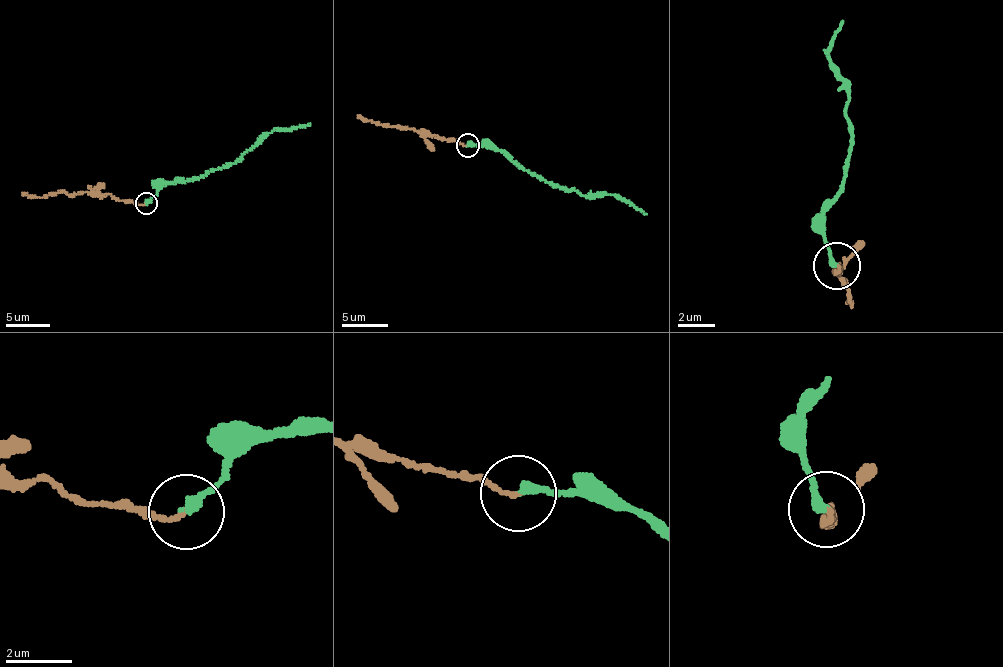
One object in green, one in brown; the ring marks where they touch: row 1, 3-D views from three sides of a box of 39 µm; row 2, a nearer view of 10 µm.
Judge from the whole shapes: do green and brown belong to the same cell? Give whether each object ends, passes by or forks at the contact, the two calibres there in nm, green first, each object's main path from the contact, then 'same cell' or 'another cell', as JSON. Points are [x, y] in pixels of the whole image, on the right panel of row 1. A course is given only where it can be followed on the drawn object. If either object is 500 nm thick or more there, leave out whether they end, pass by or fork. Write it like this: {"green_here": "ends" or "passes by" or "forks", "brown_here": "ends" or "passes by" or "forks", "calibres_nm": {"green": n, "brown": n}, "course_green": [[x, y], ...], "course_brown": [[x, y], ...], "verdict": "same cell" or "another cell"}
{"green_here": "ends", "brown_here": "ends", "calibres_nm": {"green": 260, "brown": 130}, "course_green": [[837, 264], [821, 230], [847, 160], [851, 102], [826, 55], [841, 19]], "course_brown": [[837, 264], [841, 273], [835, 264], [850, 286], [854, 306], [847, 301]], "verdict": "same cell"}

